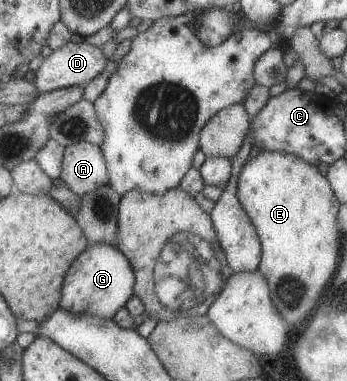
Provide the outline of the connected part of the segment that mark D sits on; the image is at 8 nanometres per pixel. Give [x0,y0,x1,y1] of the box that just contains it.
[32,41,108,93]

